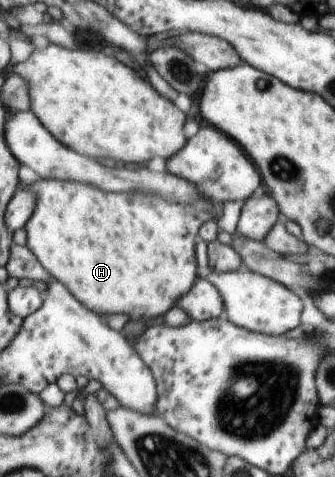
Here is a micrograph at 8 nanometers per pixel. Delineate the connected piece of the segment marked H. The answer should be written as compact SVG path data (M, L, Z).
M37 180L23 186L37 198L35 212L27 221L26 245L47 272L59 280L91 312L129 314L137 322L149 322L163 316L181 296L194 287L195 236L207 222L216 222L223 204L215 204L212 212L203 212L185 204L167 202L161 196L141 192L103 192L91 184L64 180Z

